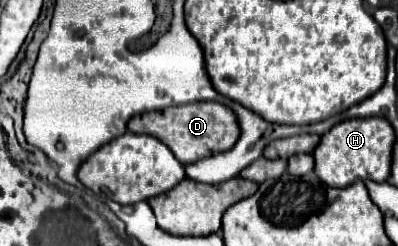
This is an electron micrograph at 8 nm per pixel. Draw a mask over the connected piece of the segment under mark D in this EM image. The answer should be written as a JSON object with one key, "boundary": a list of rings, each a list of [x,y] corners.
{"boundary":[[[192,102],[184,106],[170,106],[164,110],[142,112],[128,122],[128,130],[134,134],[156,136],[158,140],[168,144],[168,148],[182,164],[190,164],[200,158],[230,150],[240,136],[240,124],[236,114],[218,102]]]}

